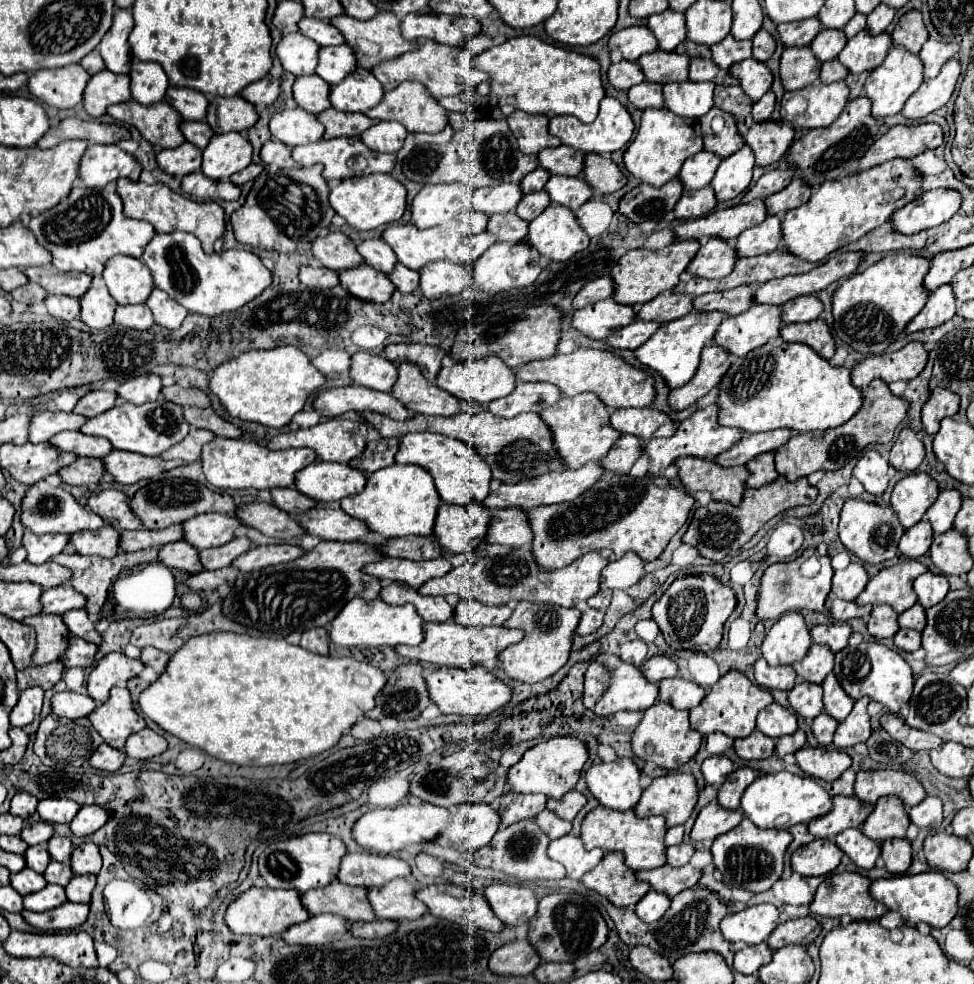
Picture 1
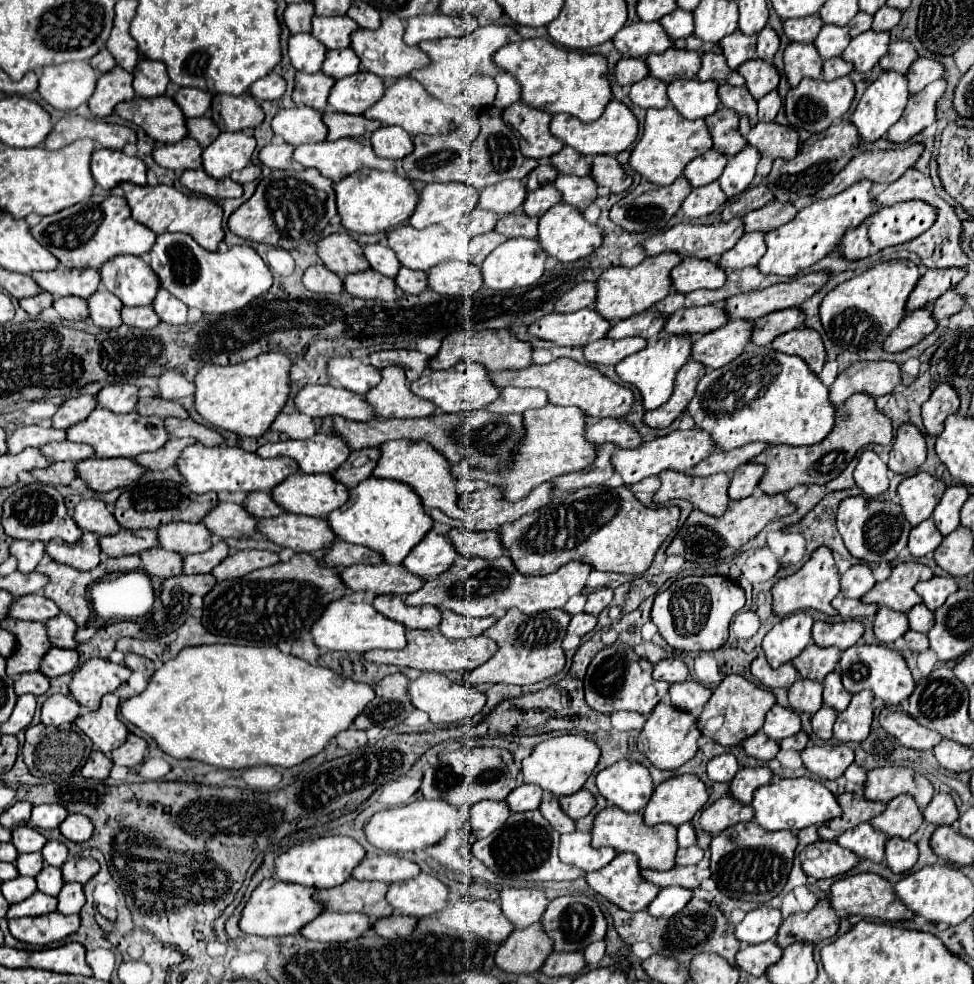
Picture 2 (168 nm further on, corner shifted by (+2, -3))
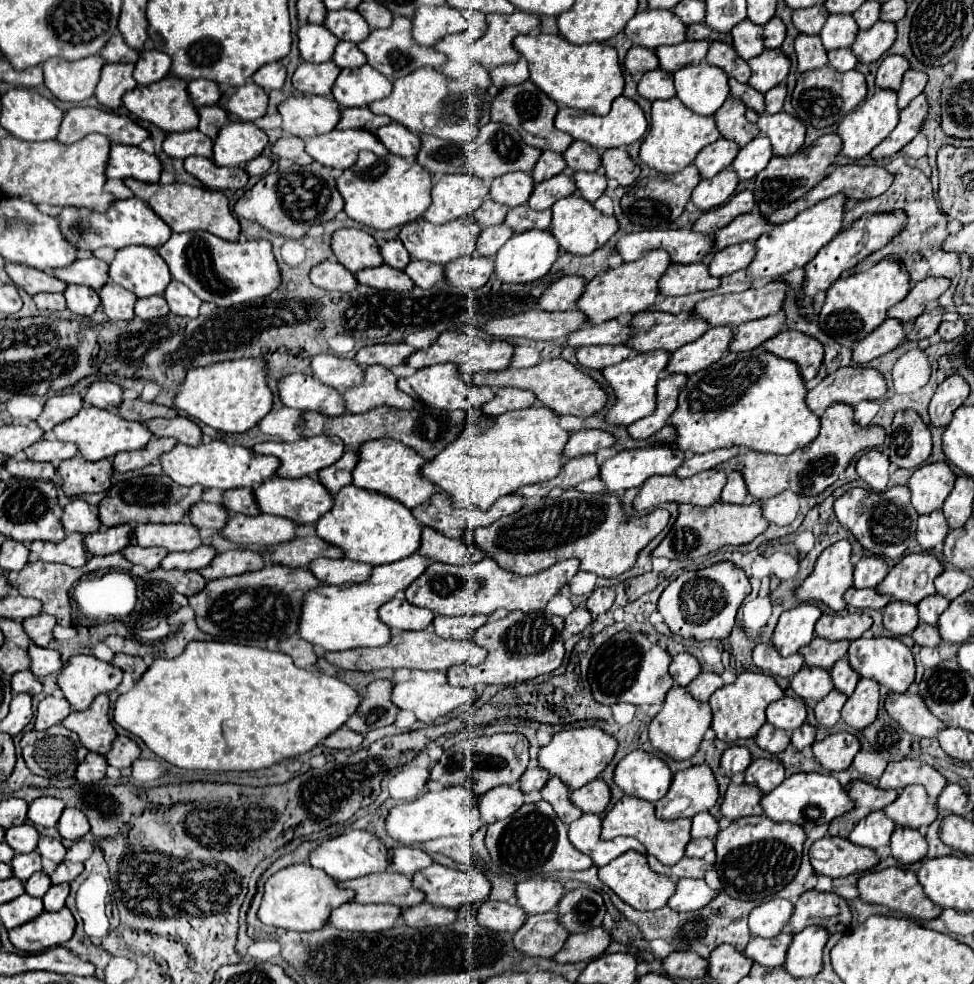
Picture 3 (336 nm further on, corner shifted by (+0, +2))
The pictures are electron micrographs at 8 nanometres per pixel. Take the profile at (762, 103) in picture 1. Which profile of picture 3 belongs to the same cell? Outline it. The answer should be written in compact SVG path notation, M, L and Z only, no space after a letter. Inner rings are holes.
M781 83L777 87L773 87L771 91L765 93L765 105L767 105L767 113L779 113L783 109L783 101L787 95L787 87Z

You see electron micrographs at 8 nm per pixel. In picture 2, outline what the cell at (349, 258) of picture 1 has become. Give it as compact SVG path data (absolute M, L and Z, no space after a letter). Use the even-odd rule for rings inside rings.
M331 234L321 238L317 242L317 254L331 272L339 274L339 278L369 268L363 248L349 234Z

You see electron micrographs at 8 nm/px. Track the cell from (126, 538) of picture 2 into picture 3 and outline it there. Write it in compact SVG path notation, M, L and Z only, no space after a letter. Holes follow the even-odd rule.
M117 525L109 529L101 529L97 533L85 535L83 545L89 555L109 555L121 551L125 545L129 545L131 539L131 525Z

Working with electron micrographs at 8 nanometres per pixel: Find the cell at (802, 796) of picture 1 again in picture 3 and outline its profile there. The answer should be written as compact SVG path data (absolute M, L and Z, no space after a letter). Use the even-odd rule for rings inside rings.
M797 773L797 775L787 777L771 793L763 795L761 807L763 807L765 815L771 817L777 823L789 821L789 823L797 823L805 831L809 831L815 825L831 823L833 819L849 813L855 807L855 803L849 799L845 789L841 787L841 783L833 775L827 775L827 773Z

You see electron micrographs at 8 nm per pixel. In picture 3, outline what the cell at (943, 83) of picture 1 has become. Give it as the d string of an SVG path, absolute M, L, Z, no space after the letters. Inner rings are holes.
M921 93L919 97L915 97L915 101L909 103L909 107L905 107L899 113L899 123L893 129L893 133L881 145L877 145L869 153L869 157L871 159L885 159L885 157L895 155L897 151L901 151L921 131L925 117L927 117L927 95Z

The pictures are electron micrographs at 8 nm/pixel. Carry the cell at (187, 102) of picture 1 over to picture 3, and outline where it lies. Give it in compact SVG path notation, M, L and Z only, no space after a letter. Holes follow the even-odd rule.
M195 79L189 83L189 95L195 107L203 107L203 105L215 105L221 97L221 91L219 85L215 85L215 81Z

